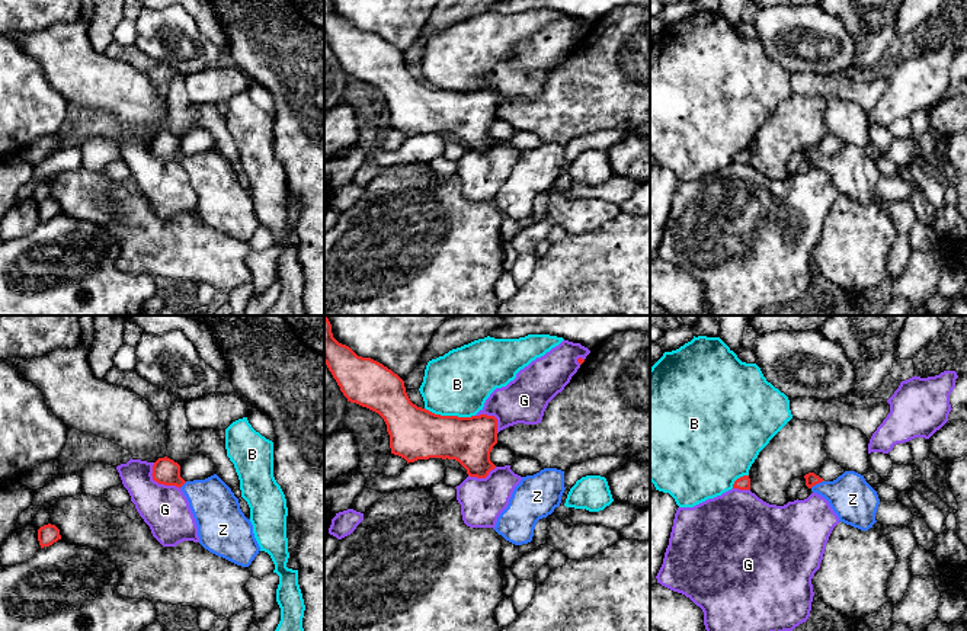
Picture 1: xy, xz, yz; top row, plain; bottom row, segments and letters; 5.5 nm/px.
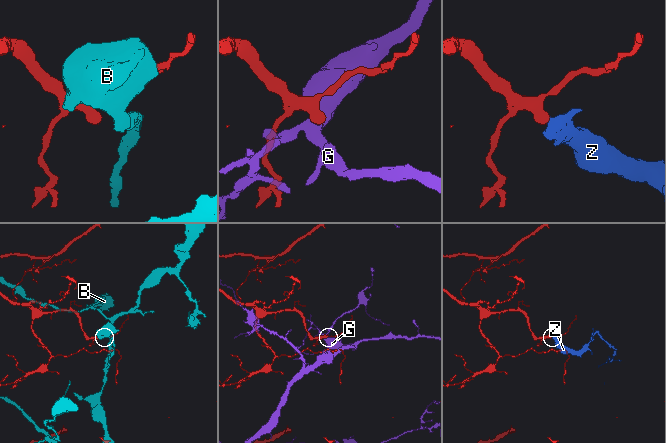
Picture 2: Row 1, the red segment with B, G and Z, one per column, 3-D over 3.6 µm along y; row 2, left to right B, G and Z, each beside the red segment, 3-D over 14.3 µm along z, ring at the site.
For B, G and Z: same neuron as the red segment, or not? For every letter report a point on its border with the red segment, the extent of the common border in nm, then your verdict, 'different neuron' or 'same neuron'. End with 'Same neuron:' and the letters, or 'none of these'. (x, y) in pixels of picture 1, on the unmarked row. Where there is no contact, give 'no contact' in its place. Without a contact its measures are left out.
B: contact xz (450, 90); length 280 nm; different neuron
G: contact xy (159, 157); length 220 nm; different neuron
Z: contact yz (816, 157); length 90 nm; same neuron
Same neuron: Z

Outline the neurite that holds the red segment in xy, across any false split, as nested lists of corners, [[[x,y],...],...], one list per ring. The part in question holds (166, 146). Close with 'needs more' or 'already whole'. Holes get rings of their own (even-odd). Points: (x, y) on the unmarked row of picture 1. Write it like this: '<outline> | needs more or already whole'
[[[164,131],[153,140],[153,154],[179,161],[193,188],[199,218],[209,227],[237,240],[249,241],[260,221],[250,193],[240,183],[238,173],[217,150],[205,154],[185,156],[180,140]]] | needs more

